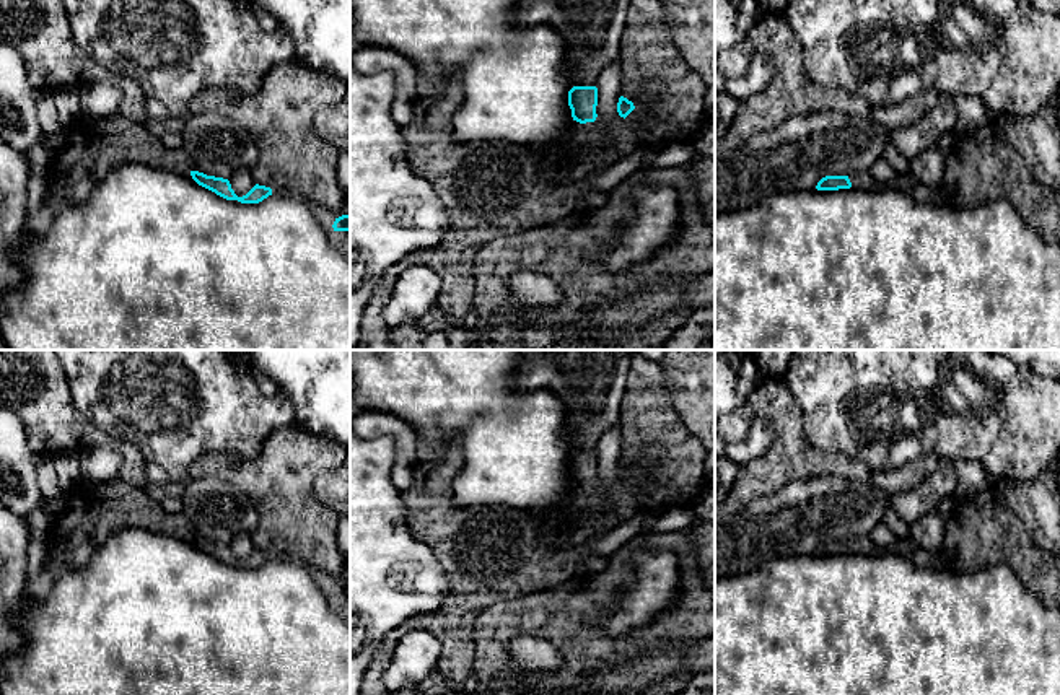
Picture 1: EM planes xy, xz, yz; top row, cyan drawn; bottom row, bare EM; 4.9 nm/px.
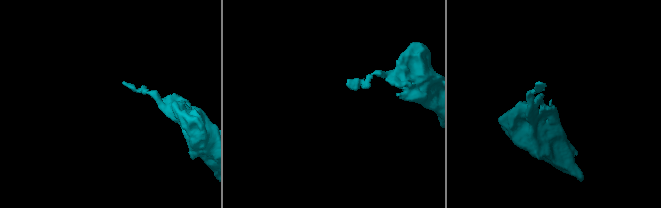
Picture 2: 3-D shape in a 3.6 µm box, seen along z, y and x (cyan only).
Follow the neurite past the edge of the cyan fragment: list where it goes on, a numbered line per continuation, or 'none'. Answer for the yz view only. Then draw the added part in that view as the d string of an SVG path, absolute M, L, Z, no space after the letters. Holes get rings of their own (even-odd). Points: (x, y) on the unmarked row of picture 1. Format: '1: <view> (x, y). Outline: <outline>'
1: yz (863, 544). Outline: M868 534L852 539L848 540L848 544L852 547L852 552L856 552L861 555L871 555L871 553L879 552L879 549L876 547L876 544Z

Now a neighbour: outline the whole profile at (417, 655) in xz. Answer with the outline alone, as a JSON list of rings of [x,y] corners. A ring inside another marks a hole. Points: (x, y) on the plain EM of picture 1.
[[[412,630],[394,648],[383,682],[389,692],[422,685],[440,666],[441,643],[427,630]]]

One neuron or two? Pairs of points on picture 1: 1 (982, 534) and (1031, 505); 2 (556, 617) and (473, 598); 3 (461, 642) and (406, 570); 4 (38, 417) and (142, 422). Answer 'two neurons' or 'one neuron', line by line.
1: two neurons
2: two neurons
3: two neurons
4: two neurons

